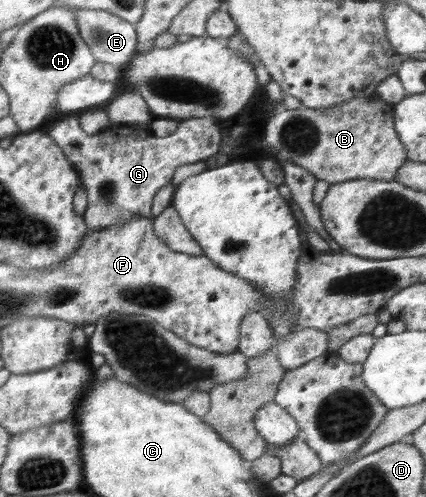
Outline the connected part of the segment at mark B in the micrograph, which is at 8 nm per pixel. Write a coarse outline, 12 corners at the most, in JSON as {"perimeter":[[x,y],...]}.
{"perimeter":[[372,95],[280,108],[271,157],[329,184],[394,180],[409,160]]}

